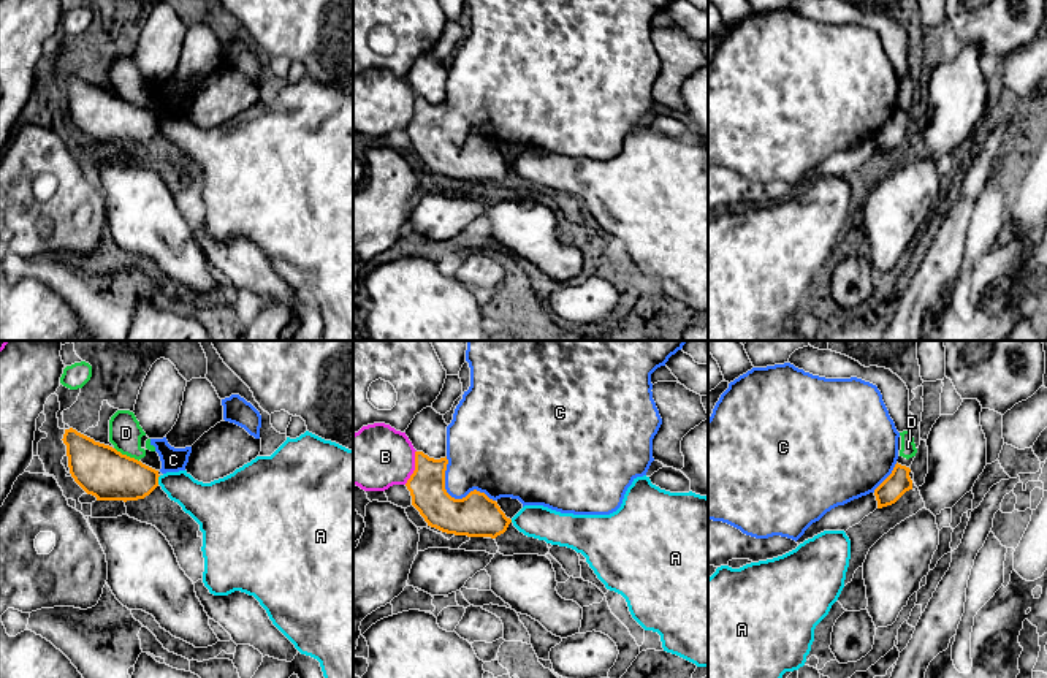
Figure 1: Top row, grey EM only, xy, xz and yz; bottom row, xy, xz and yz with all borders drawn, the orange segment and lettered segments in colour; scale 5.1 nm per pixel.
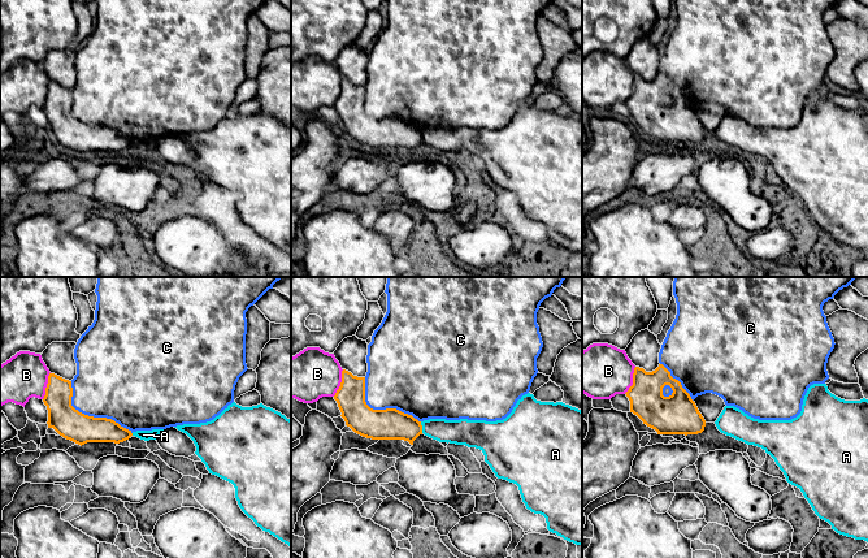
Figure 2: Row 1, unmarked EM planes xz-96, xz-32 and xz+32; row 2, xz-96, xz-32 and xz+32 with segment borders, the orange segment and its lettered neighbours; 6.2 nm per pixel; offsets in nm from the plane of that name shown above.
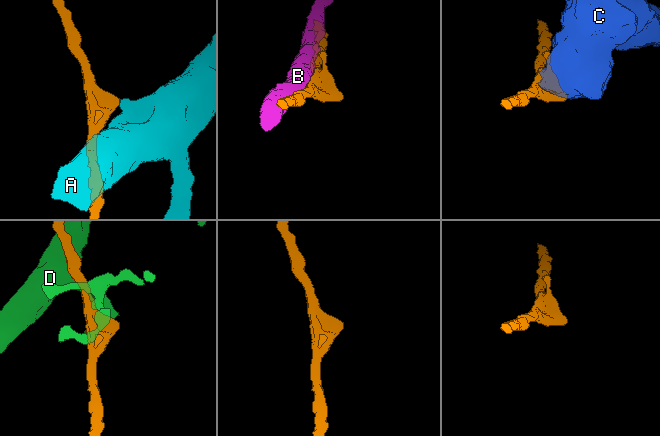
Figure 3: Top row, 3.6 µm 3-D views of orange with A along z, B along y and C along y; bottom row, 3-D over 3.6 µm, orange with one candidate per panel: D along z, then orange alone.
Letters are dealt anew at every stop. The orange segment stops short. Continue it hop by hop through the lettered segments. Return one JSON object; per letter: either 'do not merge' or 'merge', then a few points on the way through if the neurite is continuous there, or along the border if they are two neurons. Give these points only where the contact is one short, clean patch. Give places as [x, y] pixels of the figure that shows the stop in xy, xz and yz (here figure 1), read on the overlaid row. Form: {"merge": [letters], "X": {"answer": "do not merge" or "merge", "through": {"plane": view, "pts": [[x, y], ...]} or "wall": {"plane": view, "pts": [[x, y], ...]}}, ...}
{"merge": [], "A": {"answer": "do not merge"}, "B": {"answer": "do not merge"}, "C": {"answer": "do not merge"}, "D": {"answer": "do not merge"}}

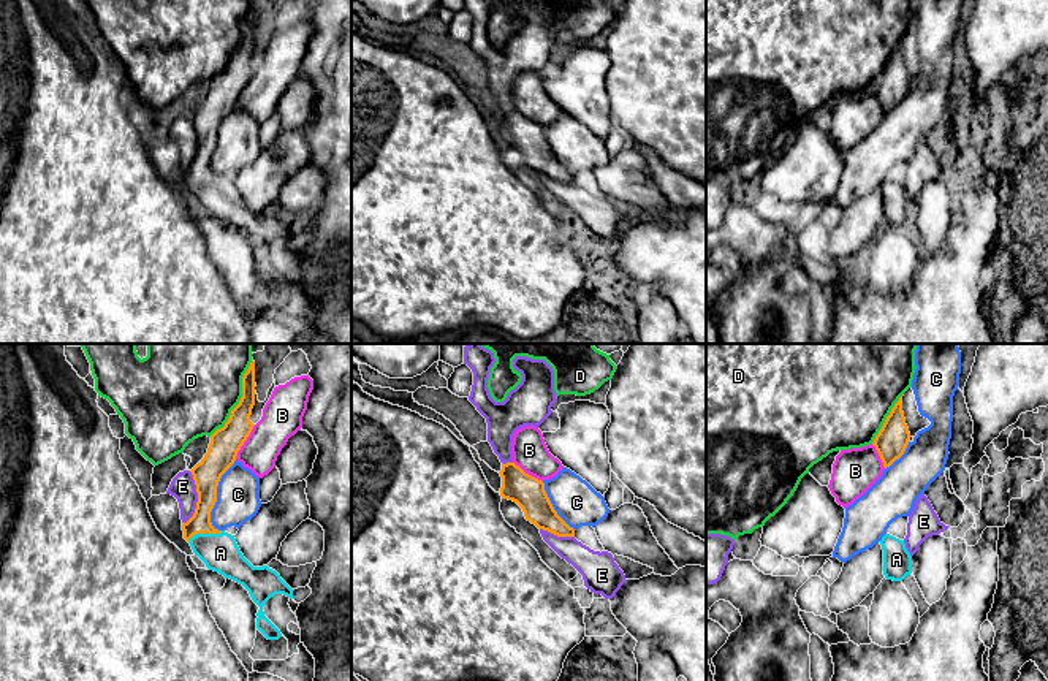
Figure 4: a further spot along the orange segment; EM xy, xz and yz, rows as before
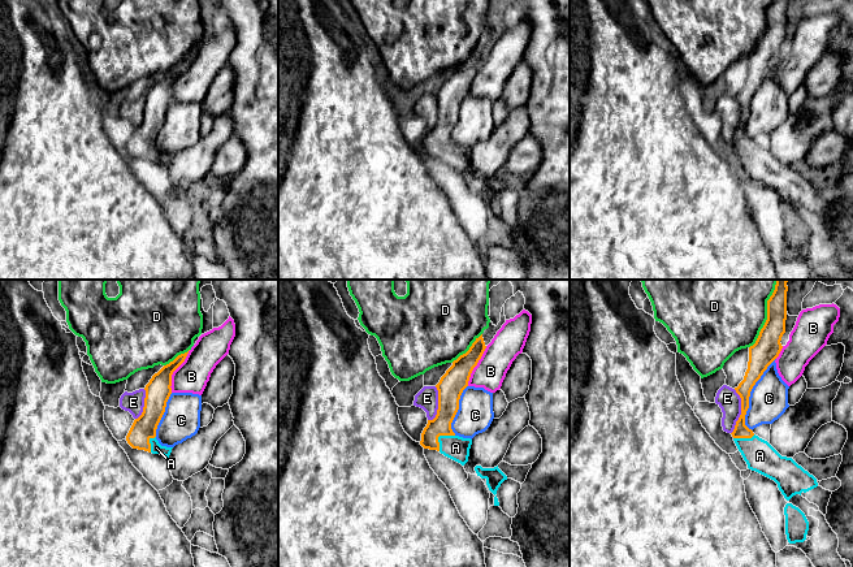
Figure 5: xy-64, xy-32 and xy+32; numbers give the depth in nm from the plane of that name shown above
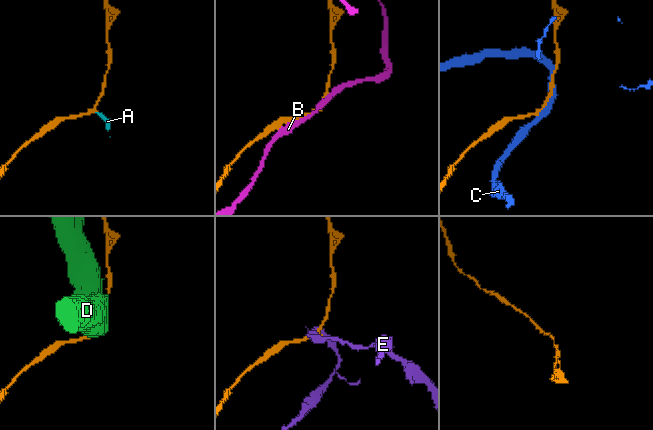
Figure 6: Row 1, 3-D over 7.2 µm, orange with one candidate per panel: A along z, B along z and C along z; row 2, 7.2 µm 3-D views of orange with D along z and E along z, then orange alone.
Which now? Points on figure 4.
{"merge": ["A"], "A": {"answer": "merge", "through": {"plane": "xy", "pts": [[206, 483], [205, 532], [220, 553]]}}, "B": {"answer": "do not merge"}, "C": {"answer": "do not merge"}, "D": {"answer": "do not merge"}, "E": {"answer": "do not merge"}}

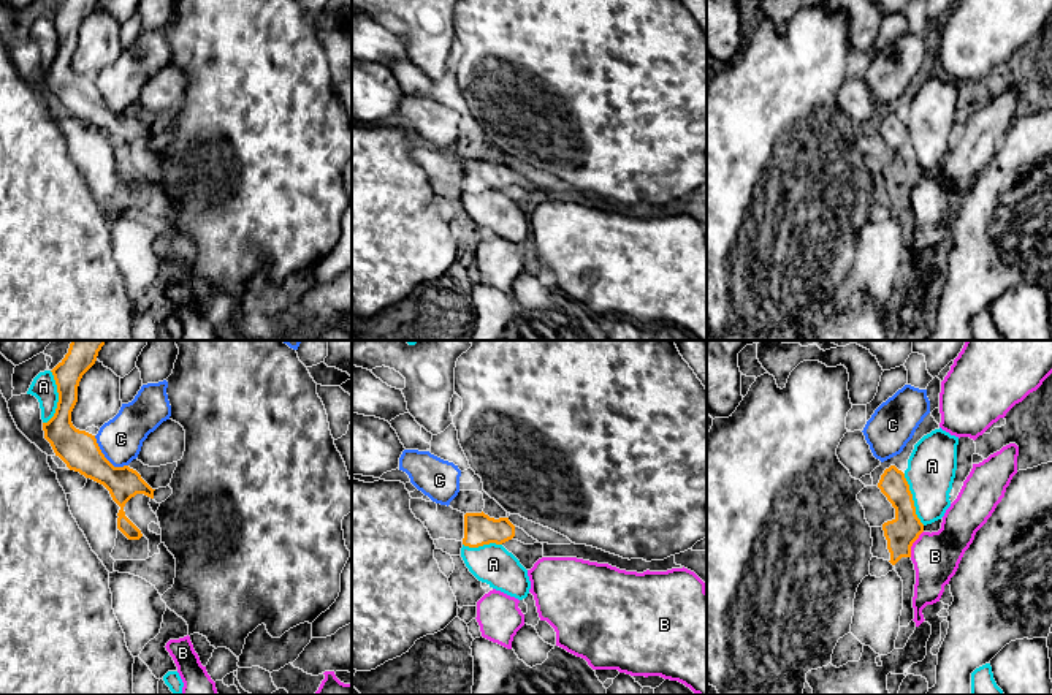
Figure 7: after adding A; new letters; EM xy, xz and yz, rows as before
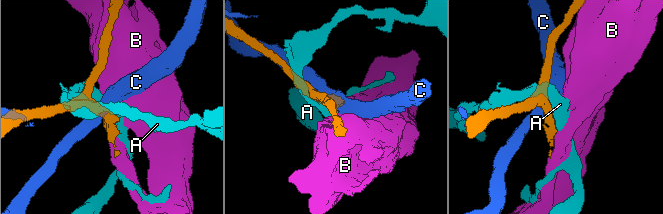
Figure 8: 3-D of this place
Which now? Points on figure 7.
{"merge": [], "A": {"answer": "do not merge"}, "B": {"answer": "do not merge"}, "C": {"answer": "do not merge", "wall": {"plane": "xy", "pts": [[94, 436], [100, 451], [114, 466], [127, 466]]}}}

